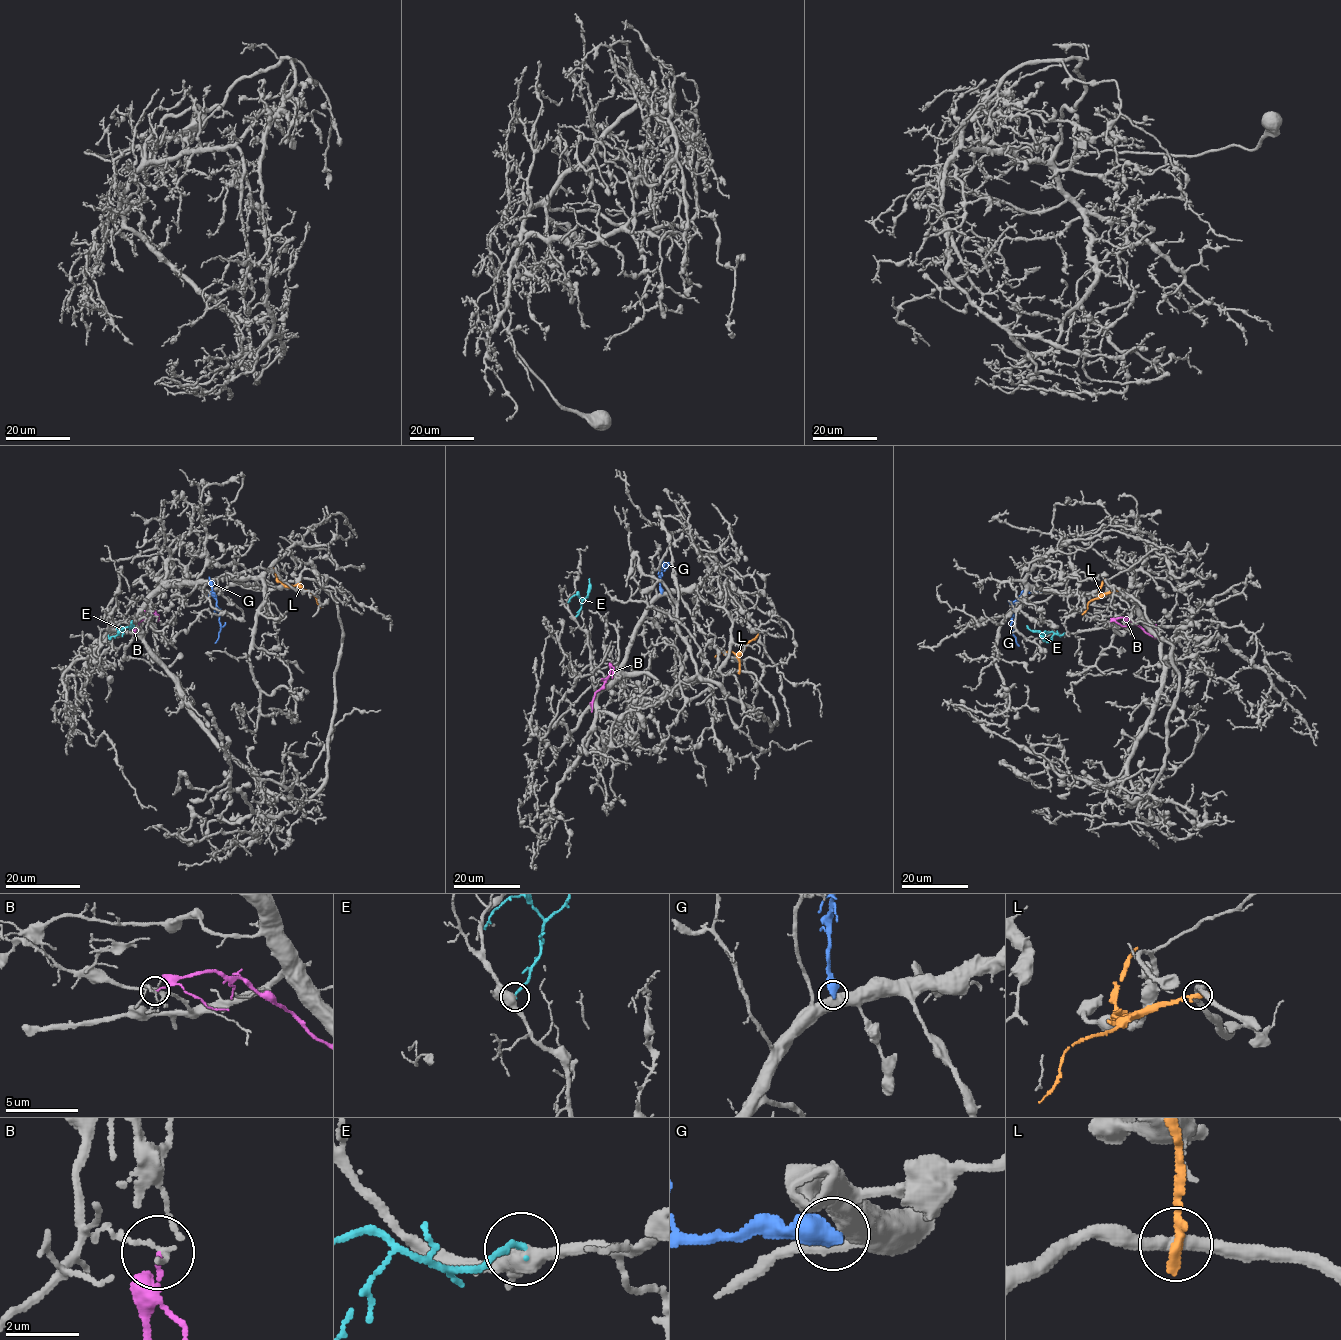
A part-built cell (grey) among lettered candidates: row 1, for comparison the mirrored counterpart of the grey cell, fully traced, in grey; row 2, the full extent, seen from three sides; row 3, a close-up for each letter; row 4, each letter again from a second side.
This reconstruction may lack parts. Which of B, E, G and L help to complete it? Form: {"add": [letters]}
{"add": ["E"]}

